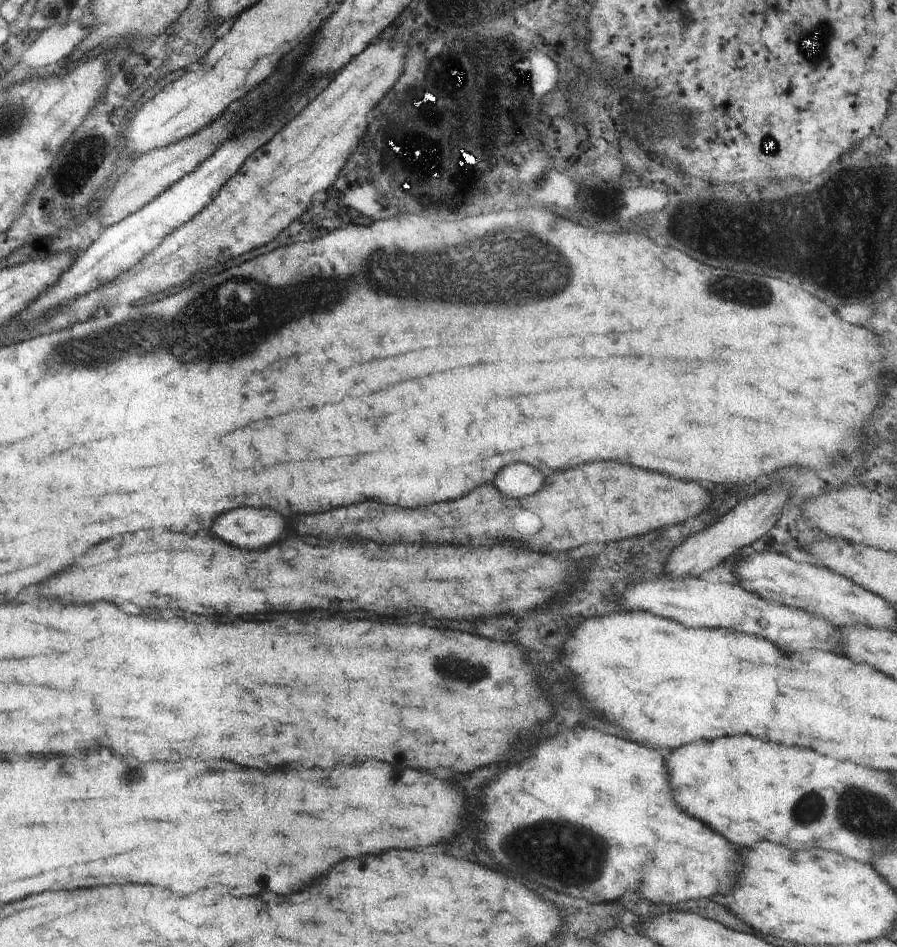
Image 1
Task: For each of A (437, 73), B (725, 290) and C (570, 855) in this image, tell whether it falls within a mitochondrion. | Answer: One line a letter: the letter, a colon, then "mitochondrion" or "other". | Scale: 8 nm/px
A: mitochondrion
B: mitochondrion
C: mitochondrion

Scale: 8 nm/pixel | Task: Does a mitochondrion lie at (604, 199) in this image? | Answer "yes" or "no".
no

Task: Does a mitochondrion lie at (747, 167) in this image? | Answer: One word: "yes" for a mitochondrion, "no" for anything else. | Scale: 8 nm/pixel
no

